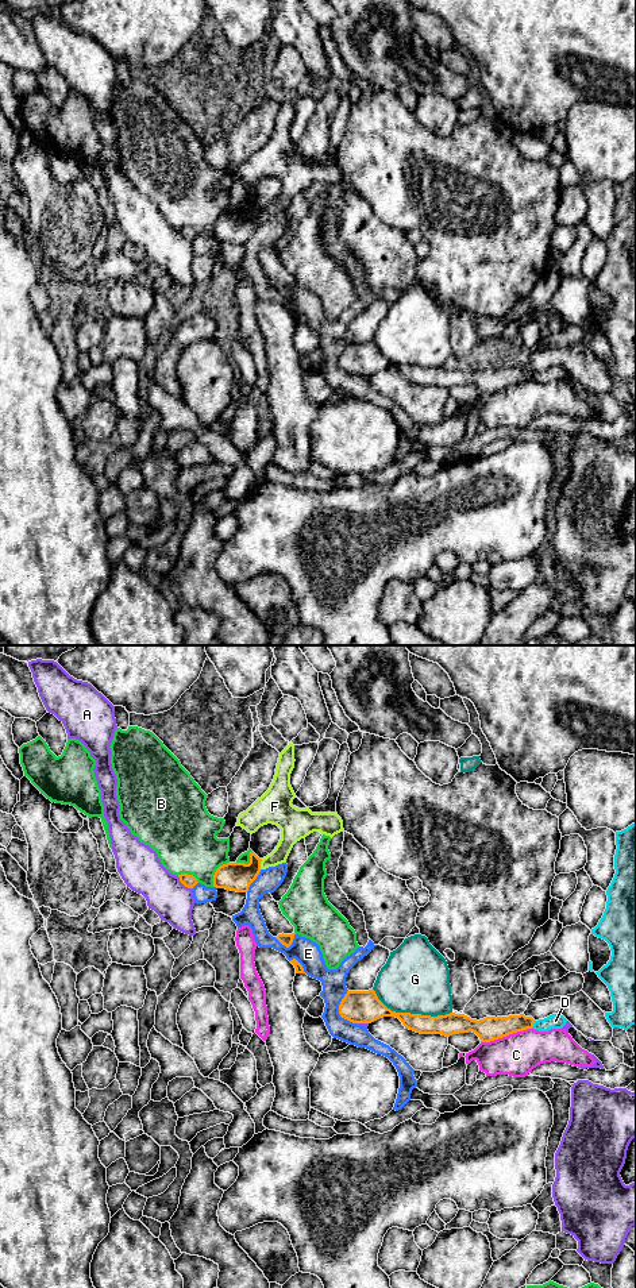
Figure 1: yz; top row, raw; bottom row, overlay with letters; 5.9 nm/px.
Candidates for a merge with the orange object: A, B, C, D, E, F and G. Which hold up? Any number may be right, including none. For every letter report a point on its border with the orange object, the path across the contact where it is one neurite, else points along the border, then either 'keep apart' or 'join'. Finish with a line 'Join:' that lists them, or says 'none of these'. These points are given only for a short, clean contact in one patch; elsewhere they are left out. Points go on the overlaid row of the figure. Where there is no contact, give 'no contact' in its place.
A: contact yz (184, 884); keep apart
B: contact yz (215, 872); keep apart
C: contact yz (505, 1036); keep apart
D: contact yz (532, 1025); keep apart
E: contact yz (339, 1010); keep apart
F: contact yz (259, 864); border yz (262, 859), (259, 868); keep apart
G: contact yz (409, 1013); keep apart
Join: none of these

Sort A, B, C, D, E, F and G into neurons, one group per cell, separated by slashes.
A / B / C / D / E F / G

